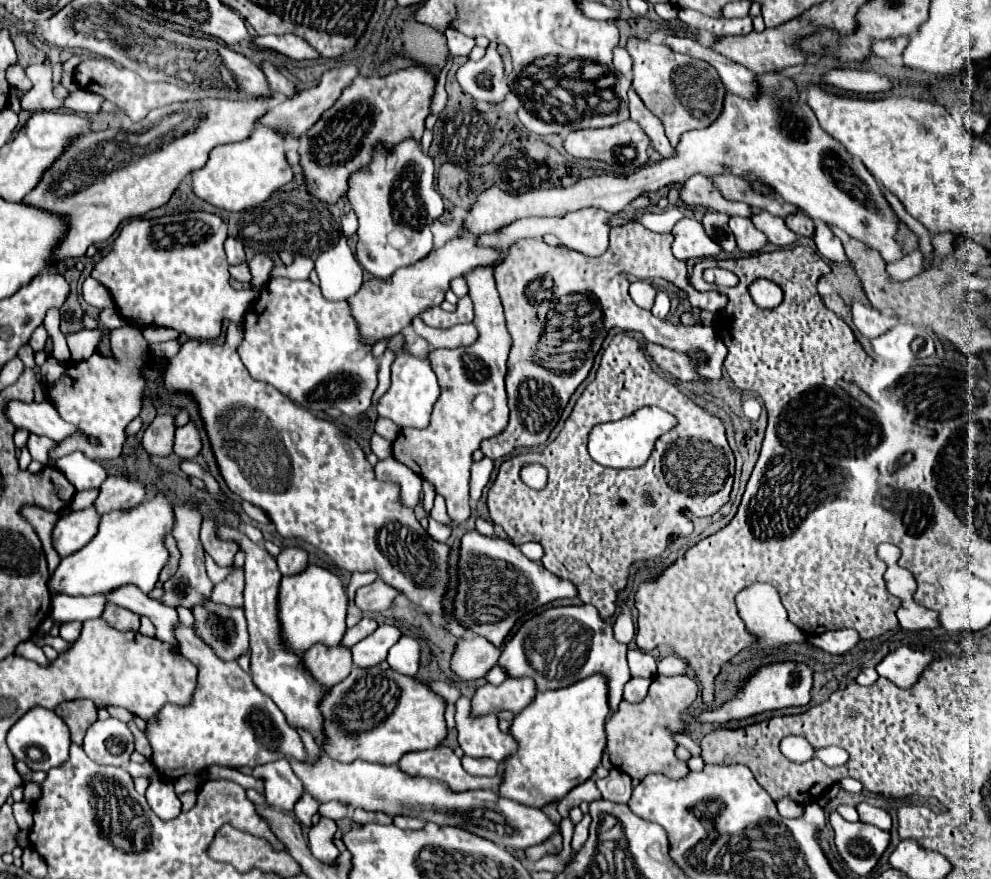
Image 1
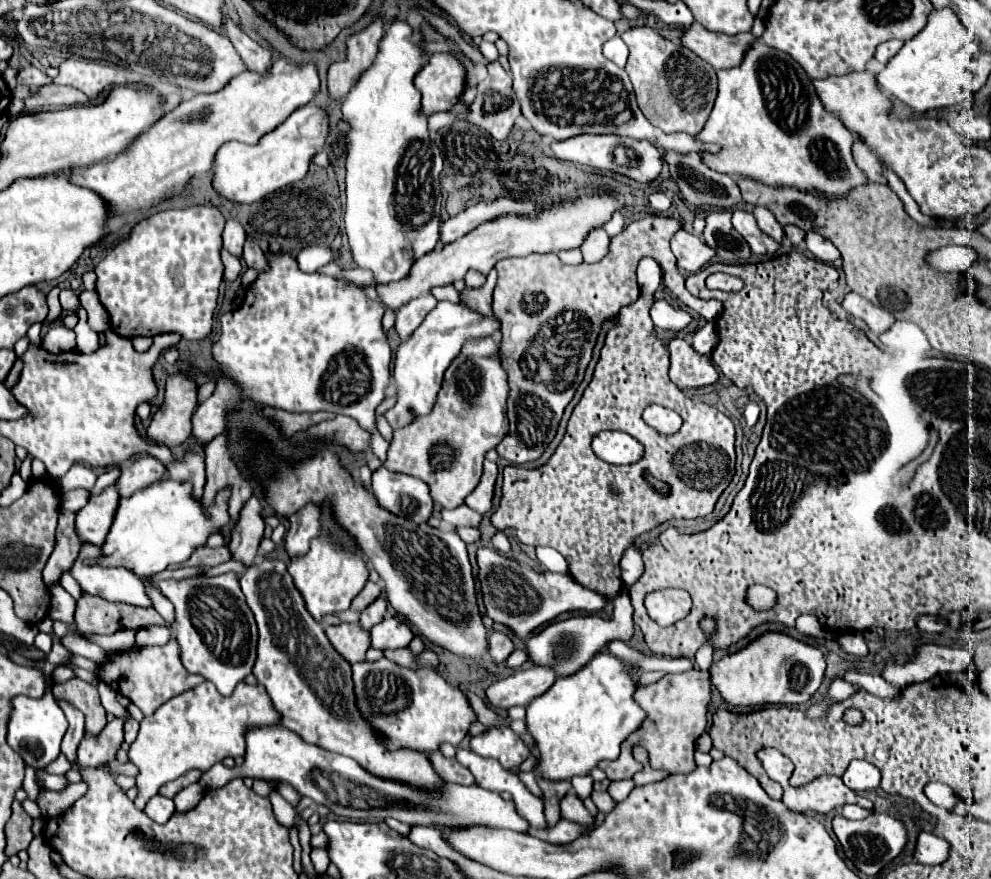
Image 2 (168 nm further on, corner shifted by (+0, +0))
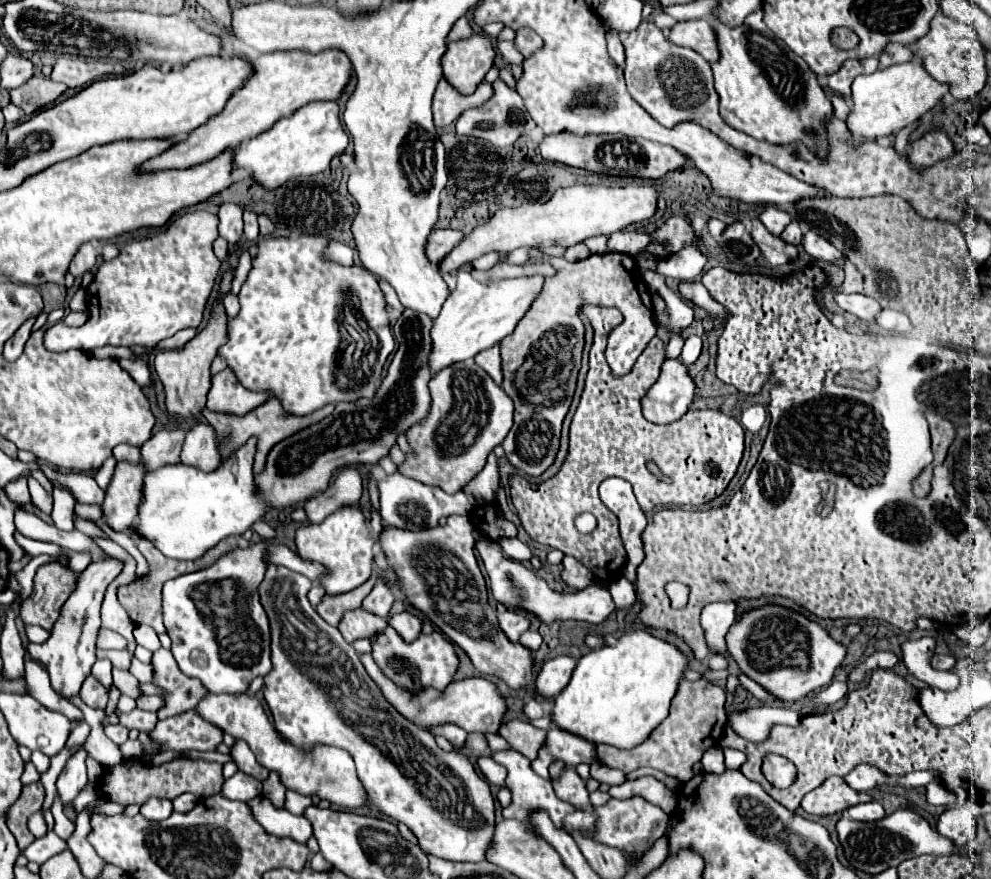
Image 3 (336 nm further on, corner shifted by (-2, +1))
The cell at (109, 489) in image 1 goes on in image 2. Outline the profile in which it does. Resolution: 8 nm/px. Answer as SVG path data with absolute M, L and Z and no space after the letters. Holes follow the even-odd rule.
M142 456L136 460L130 460L122 466L122 476L116 482L120 496L130 496L136 490L142 490L144 486L150 486L152 482L160 480L166 474L166 466L152 458L152 456Z

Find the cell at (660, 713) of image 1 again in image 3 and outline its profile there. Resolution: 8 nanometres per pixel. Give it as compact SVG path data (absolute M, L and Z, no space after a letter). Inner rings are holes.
M682 681L682 683L686 683L686 687L680 687L678 693L674 695L668 717L650 733L650 737L644 743L628 751L618 751L610 745L598 745L596 747L598 761L626 773L648 765L680 781L692 779L694 763L702 759L702 753L712 743L714 725L726 723L726 713L724 713L726 691L724 687L708 683L708 681Z

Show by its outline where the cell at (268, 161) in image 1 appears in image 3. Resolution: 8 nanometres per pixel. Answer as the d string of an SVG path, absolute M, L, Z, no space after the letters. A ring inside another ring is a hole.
M314 101L290 117L280 119L274 129L268 129L260 137L244 141L236 147L232 161L234 167L248 169L252 179L264 189L278 189L292 177L300 175L316 175L328 169L332 157L340 155L348 145L348 133L344 131L338 117L336 101Z

